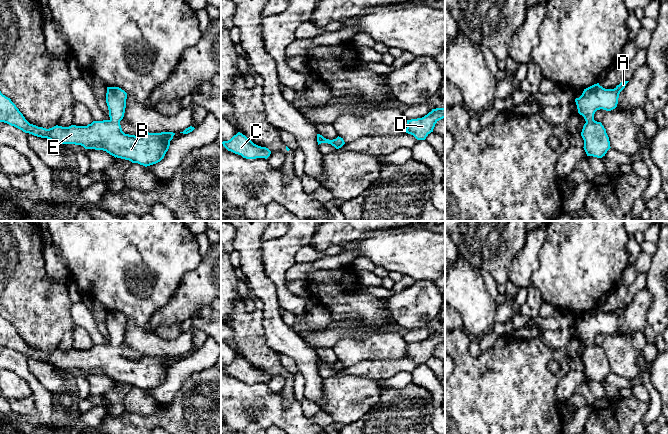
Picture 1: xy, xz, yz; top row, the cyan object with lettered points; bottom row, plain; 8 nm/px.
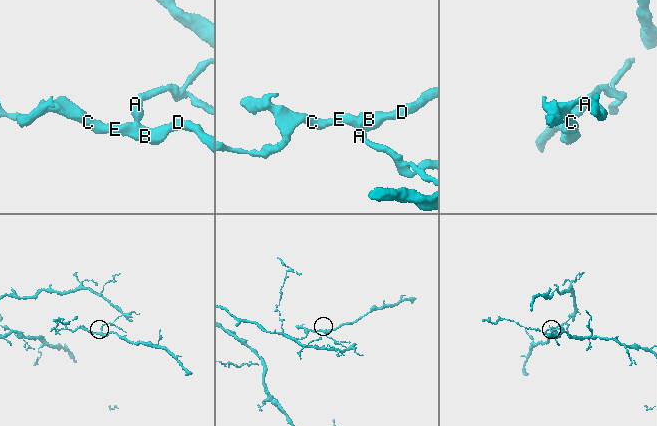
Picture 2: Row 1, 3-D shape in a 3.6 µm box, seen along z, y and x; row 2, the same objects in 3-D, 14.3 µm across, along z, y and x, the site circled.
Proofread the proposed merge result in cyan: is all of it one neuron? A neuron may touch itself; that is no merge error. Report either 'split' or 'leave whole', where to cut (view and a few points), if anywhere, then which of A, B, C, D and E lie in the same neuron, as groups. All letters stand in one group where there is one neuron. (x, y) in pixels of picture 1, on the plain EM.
split; cut in xy along (110, 343), (119, 347); A / B C D E

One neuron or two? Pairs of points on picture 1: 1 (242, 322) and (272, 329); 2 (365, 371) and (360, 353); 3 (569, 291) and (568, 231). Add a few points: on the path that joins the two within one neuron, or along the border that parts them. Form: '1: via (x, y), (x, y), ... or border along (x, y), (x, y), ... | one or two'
1: border along (262, 311), (262, 326), (265, 339), (272, 348) | two
2: border along (385, 358), (364, 359), (345, 367) | two
3: via (569, 276), (569, 246) | one

